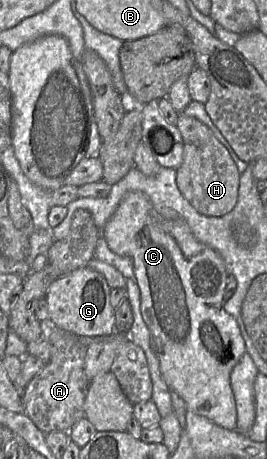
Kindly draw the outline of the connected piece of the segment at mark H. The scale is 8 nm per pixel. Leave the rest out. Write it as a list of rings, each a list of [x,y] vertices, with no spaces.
[[[179,113],[176,124],[183,138],[183,161],[176,170],[176,184],[182,196],[200,214],[221,217],[235,207],[240,173],[228,150],[213,132],[199,120]]]

